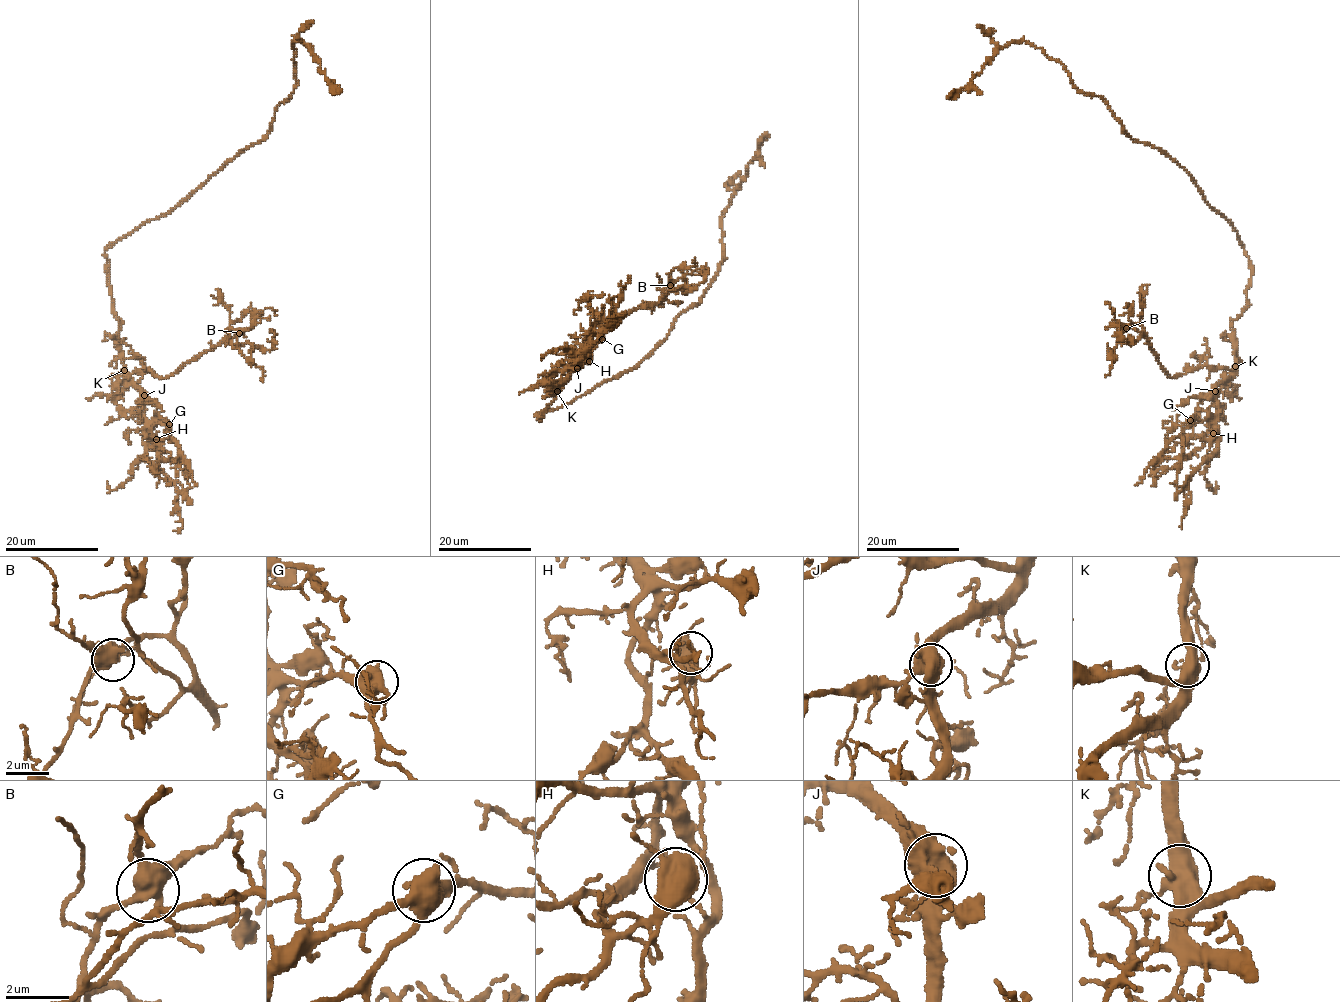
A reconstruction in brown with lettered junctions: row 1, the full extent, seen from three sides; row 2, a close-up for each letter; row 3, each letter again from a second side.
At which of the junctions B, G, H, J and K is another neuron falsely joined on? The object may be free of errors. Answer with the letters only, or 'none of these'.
none of these

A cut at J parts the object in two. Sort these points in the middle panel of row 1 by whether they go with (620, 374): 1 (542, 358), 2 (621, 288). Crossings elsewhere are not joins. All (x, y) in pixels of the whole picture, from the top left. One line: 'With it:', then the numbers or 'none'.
With it: none

